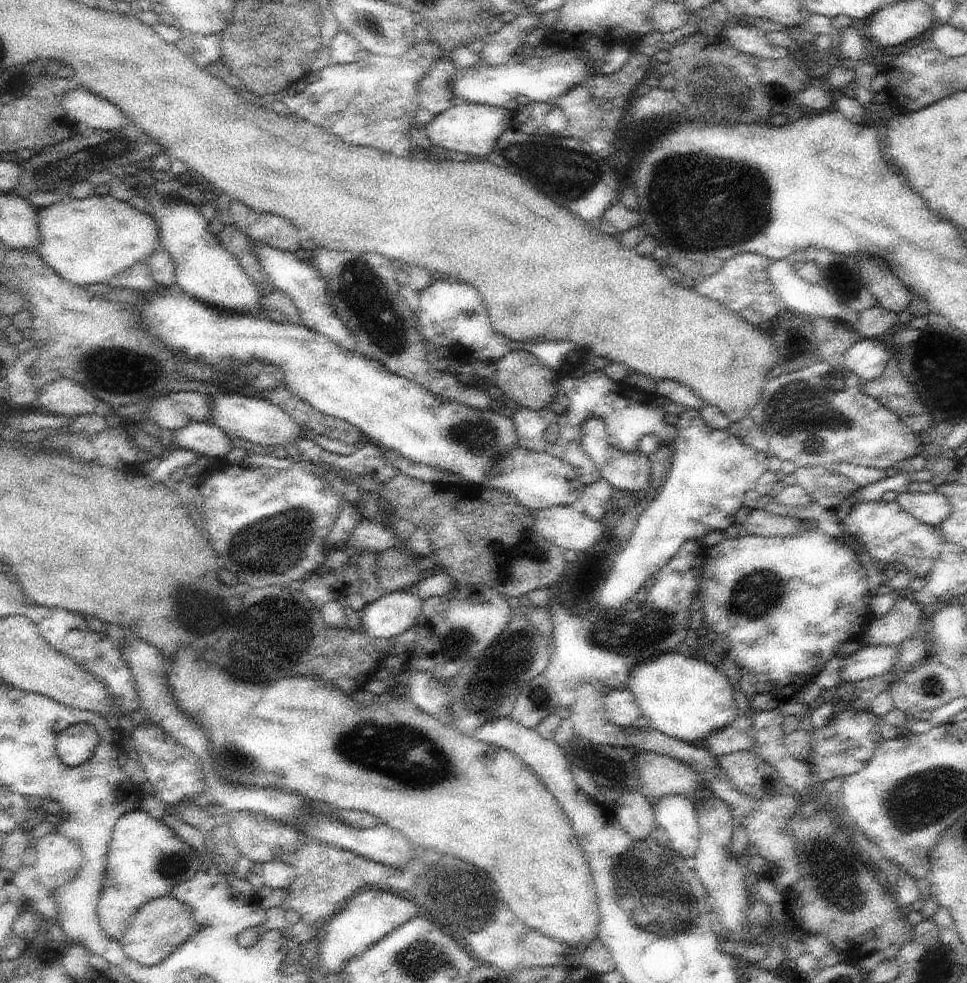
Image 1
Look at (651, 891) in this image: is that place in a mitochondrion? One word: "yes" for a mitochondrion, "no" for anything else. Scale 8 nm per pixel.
yes

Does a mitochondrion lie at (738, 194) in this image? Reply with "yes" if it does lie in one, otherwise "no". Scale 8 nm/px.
yes

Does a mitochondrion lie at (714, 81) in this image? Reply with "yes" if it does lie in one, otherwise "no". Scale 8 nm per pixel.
yes

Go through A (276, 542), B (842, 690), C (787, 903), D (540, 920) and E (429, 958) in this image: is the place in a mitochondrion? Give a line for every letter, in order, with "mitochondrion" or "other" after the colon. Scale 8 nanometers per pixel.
A: mitochondrion
B: other
C: other
D: other
E: mitochondrion

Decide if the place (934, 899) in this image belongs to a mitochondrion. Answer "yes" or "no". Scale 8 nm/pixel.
no

